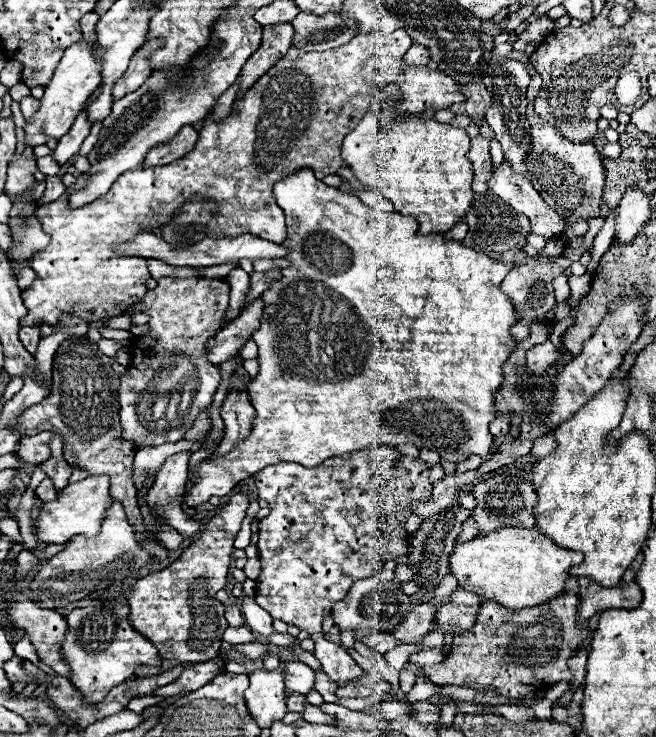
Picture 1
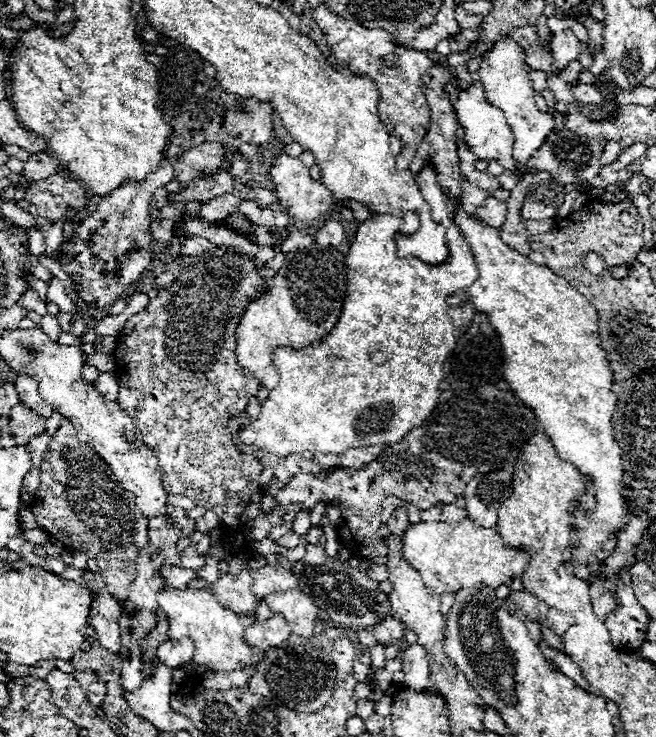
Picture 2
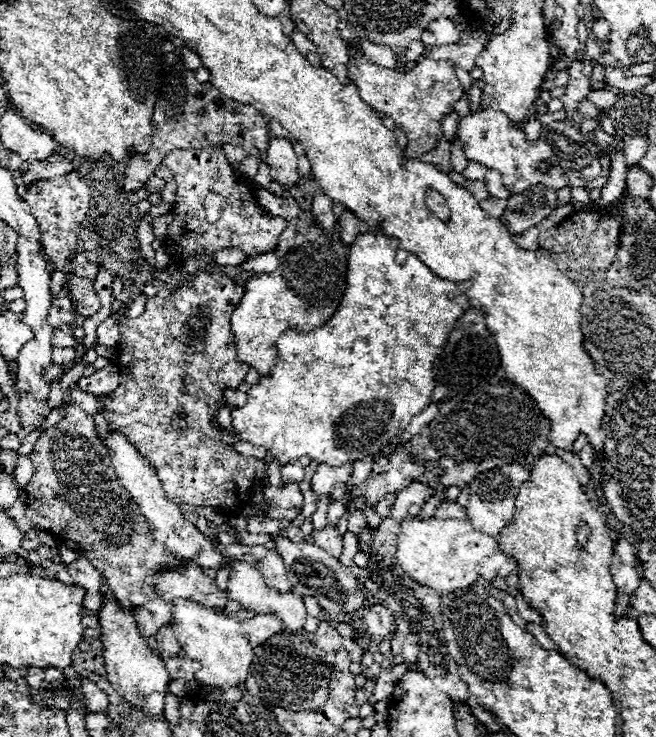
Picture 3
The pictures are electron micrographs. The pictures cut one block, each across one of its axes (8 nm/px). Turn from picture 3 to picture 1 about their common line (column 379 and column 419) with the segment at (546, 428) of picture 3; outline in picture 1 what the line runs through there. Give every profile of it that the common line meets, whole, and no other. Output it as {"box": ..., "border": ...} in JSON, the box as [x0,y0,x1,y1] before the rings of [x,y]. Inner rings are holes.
{"box":[256,444,432,684],"border":[[[378,444],[366,450],[340,454],[324,460],[320,466],[304,468],[298,464],[280,462],[266,466],[256,476],[256,488],[260,500],[266,500],[272,512],[260,520],[260,564],[262,574],[256,580],[256,602],[276,620],[300,626],[316,642],[314,656],[320,660],[324,672],[334,684],[346,684],[350,680],[366,676],[366,672],[352,660],[348,650],[324,640],[322,620],[332,612],[332,606],[340,602],[356,580],[370,578],[388,562],[408,554],[408,540],[402,534],[408,516],[412,514],[412,502],[428,500],[432,484],[428,480],[428,464],[420,458],[408,458],[396,452],[396,448]]]}

